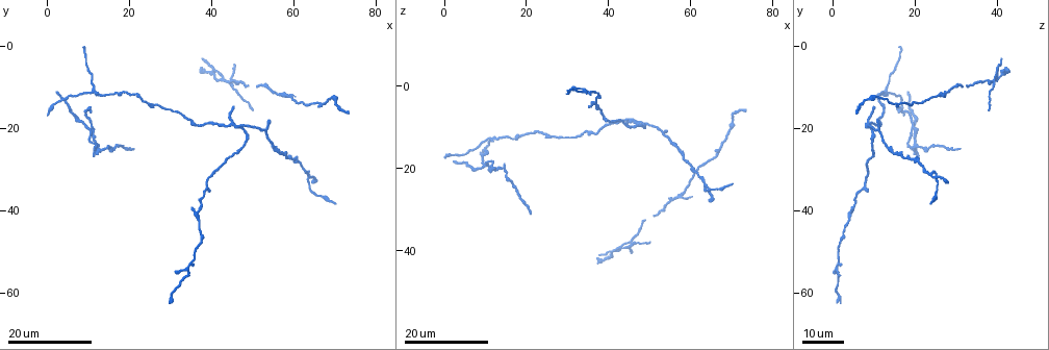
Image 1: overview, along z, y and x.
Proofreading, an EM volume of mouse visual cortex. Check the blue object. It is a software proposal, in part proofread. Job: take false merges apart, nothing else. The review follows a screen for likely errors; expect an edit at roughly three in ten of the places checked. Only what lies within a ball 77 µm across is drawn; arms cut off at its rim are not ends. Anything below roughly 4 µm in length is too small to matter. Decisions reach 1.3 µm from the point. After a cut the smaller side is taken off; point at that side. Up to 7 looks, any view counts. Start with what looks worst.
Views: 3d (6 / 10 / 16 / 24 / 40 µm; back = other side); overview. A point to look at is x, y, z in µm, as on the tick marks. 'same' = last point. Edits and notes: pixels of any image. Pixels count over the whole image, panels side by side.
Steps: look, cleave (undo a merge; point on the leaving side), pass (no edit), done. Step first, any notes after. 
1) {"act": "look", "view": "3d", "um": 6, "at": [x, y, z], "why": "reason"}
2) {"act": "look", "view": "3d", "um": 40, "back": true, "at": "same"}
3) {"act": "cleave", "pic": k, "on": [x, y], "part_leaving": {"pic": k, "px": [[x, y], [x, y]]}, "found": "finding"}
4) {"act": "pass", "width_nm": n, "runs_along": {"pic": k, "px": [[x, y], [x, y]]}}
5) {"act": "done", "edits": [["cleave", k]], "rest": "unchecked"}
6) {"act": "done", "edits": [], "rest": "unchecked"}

{"act": "look", "view": "3d", "um": 16, "at": [57.0, 11.0, 27.0], "why": "three arms meet"}

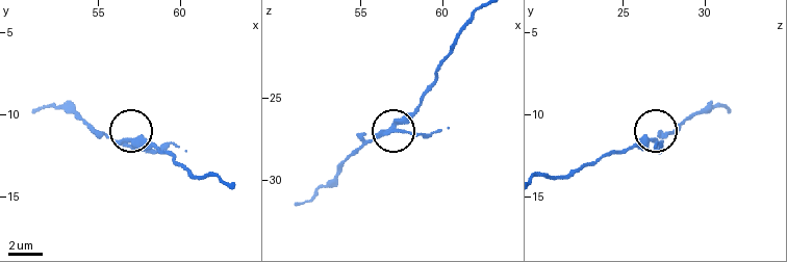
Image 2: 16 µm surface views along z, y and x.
{"act": "look", "view": "3d", "um": 6, "at": [56.8, 11.6, 26.9]}

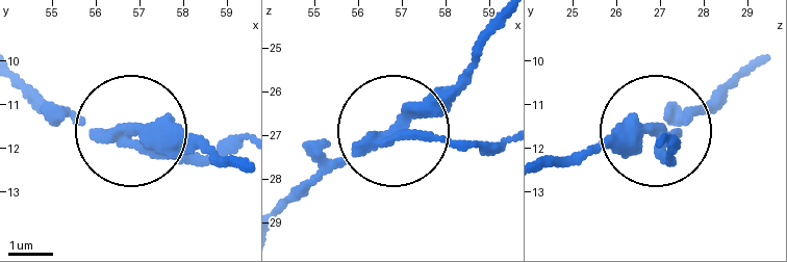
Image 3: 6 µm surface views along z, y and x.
{"act": "cleave", "pic": 3, "on": [174, 130], "arms": 3, "part_leaving": {"pic": 3, "px": [[119, 138], [182, 138], [238, 164]]}, "found": "two neurons meet here"}

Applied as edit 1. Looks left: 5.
{"act": "look", "view": "overview"}

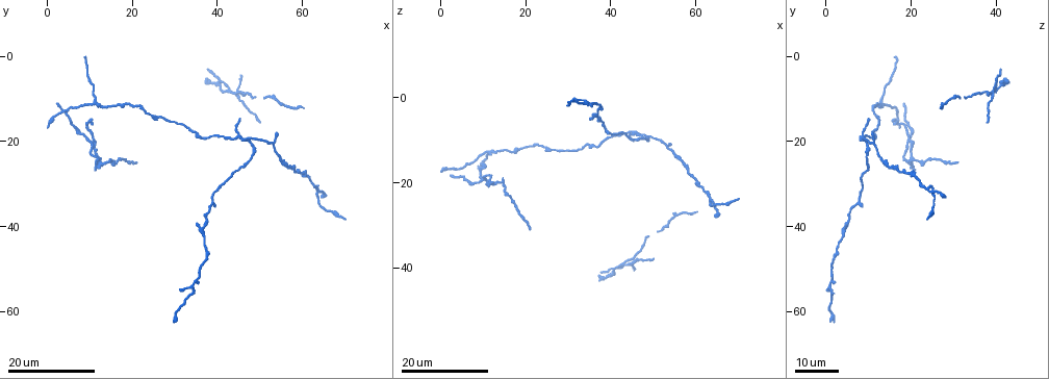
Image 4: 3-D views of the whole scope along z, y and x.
{"act": "look", "view": "3d", "um": 16, "at": [60.5, 27.5, 21.0]}

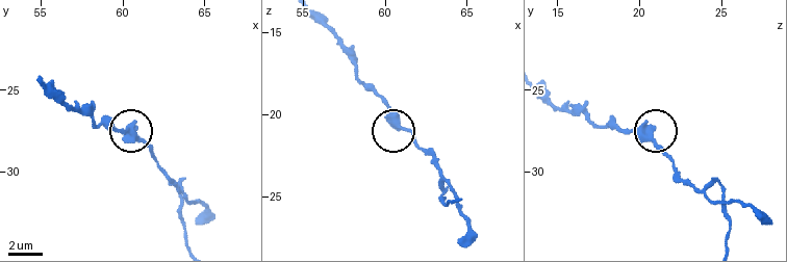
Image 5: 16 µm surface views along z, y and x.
{"act": "look", "view": "3d", "um": 6, "at": [60.6, 27.4, 20.8]}

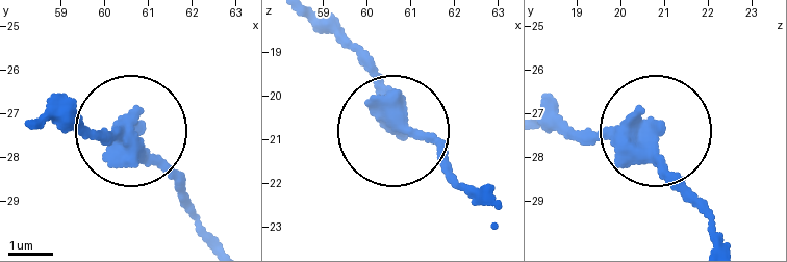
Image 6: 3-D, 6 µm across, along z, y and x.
{"act": "pass", "runs_along": {"pic": 6, "px": [[324, 22], [376, 77], [383, 122], [454, 175]]}, "found": "continuous, no second neuron"}

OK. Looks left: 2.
{"act": "done", "edits": [["cleave", 3]], "rest": "unchecked"}

